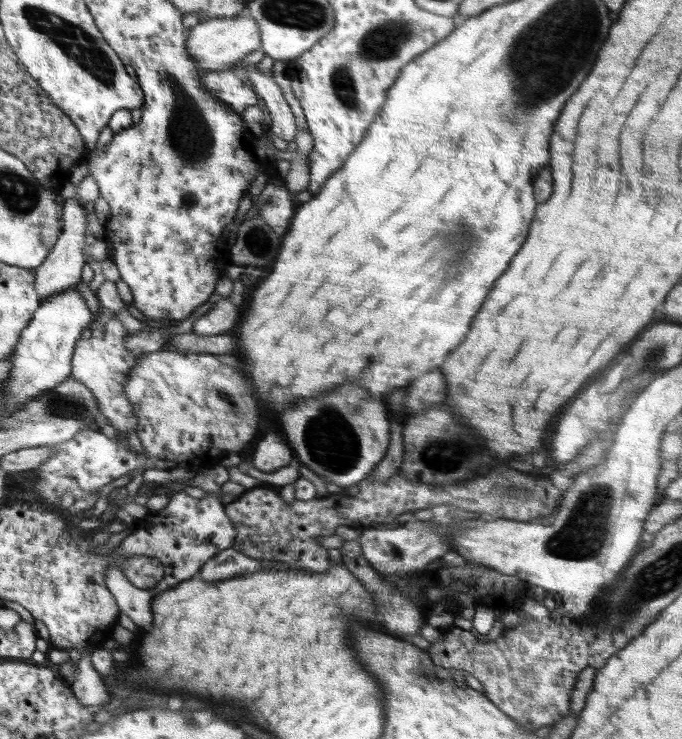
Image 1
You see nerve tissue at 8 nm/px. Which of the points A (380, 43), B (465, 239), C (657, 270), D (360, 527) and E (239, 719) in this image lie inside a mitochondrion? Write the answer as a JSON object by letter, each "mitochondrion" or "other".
{"A":"mitochondrion","B":"mitochondrion","C":"other","D":"other","E":"other"}

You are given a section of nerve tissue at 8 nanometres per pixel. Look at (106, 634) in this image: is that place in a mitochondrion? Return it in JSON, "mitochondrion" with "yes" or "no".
{"mitochondrion":"no"}

